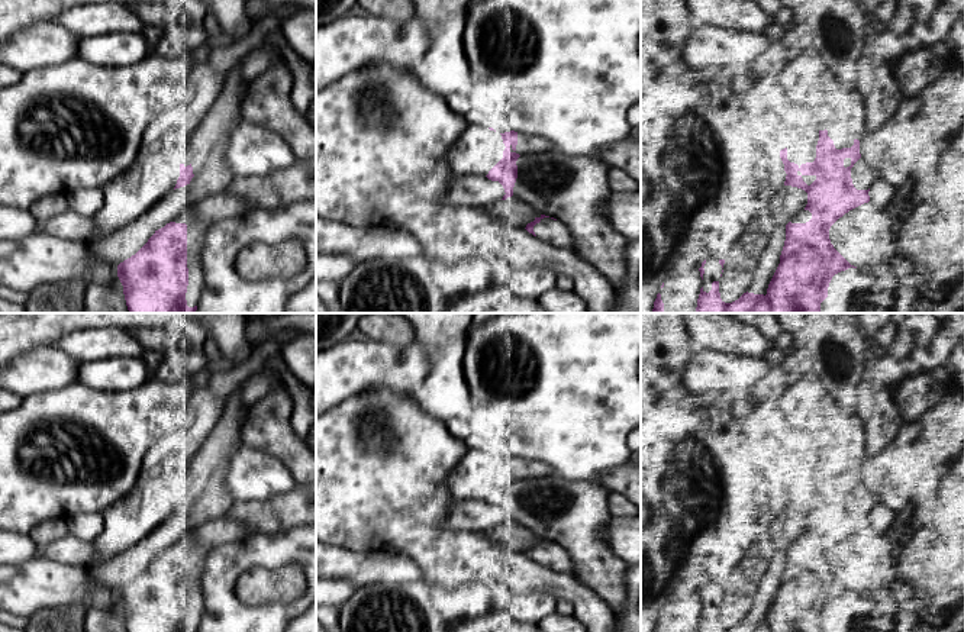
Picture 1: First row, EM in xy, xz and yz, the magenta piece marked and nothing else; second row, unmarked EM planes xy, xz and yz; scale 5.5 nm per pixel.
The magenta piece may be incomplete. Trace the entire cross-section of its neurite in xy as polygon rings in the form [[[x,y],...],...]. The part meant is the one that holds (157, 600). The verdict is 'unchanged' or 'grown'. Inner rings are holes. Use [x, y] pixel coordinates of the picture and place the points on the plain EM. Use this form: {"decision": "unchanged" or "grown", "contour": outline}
{"decision": "unchanged", "contour": [[[170,546],[155,555],[148,567],[117,590],[128,632],[188,632],[187,549]]]}

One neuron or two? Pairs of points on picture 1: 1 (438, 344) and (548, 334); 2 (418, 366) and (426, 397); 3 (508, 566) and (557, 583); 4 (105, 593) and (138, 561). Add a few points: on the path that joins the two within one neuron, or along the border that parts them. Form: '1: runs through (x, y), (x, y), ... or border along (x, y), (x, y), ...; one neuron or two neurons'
1: border along (470, 328), (466, 337), (463, 358), (464, 376); two neurons
2: border along (428, 350), (429, 371), (416, 387); two neurons
3: runs through (519, 573), (545, 580); one neuron
4: border along (89, 570), (94, 581), (116, 590); two neurons

